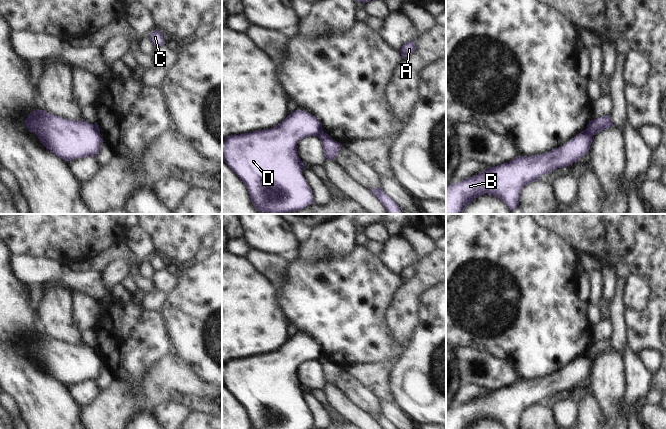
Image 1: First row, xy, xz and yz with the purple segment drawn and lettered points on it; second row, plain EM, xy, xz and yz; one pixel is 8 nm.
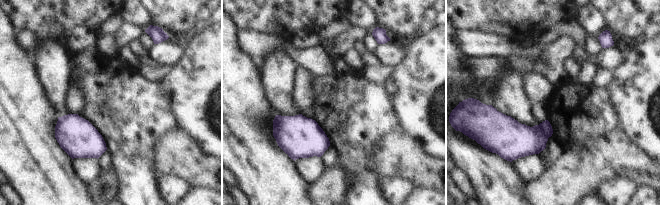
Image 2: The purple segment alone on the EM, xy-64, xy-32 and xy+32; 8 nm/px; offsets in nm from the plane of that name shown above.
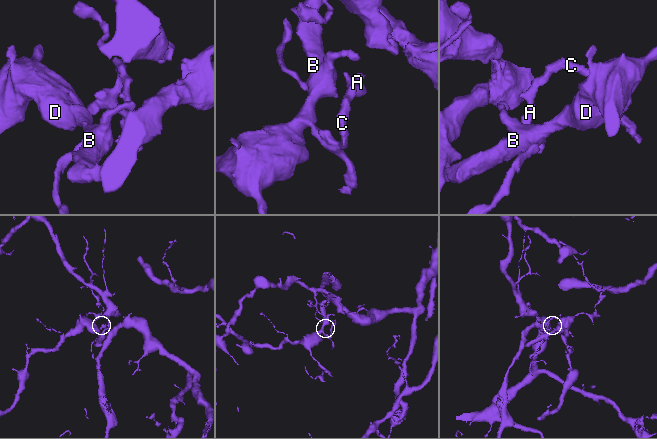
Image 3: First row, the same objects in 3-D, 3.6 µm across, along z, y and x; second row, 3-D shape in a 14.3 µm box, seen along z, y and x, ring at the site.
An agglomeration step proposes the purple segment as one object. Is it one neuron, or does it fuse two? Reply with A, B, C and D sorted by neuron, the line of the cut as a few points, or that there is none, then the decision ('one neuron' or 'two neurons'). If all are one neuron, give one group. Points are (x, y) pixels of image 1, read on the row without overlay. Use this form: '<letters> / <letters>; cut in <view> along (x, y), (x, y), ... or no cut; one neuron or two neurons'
A C / B D; cut in yz along (586, 353), (591, 361); two neurons

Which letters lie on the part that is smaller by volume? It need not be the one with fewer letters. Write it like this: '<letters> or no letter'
A, C

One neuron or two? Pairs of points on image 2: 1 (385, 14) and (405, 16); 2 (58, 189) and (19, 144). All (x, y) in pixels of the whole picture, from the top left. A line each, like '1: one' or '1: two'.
1: one
2: one

